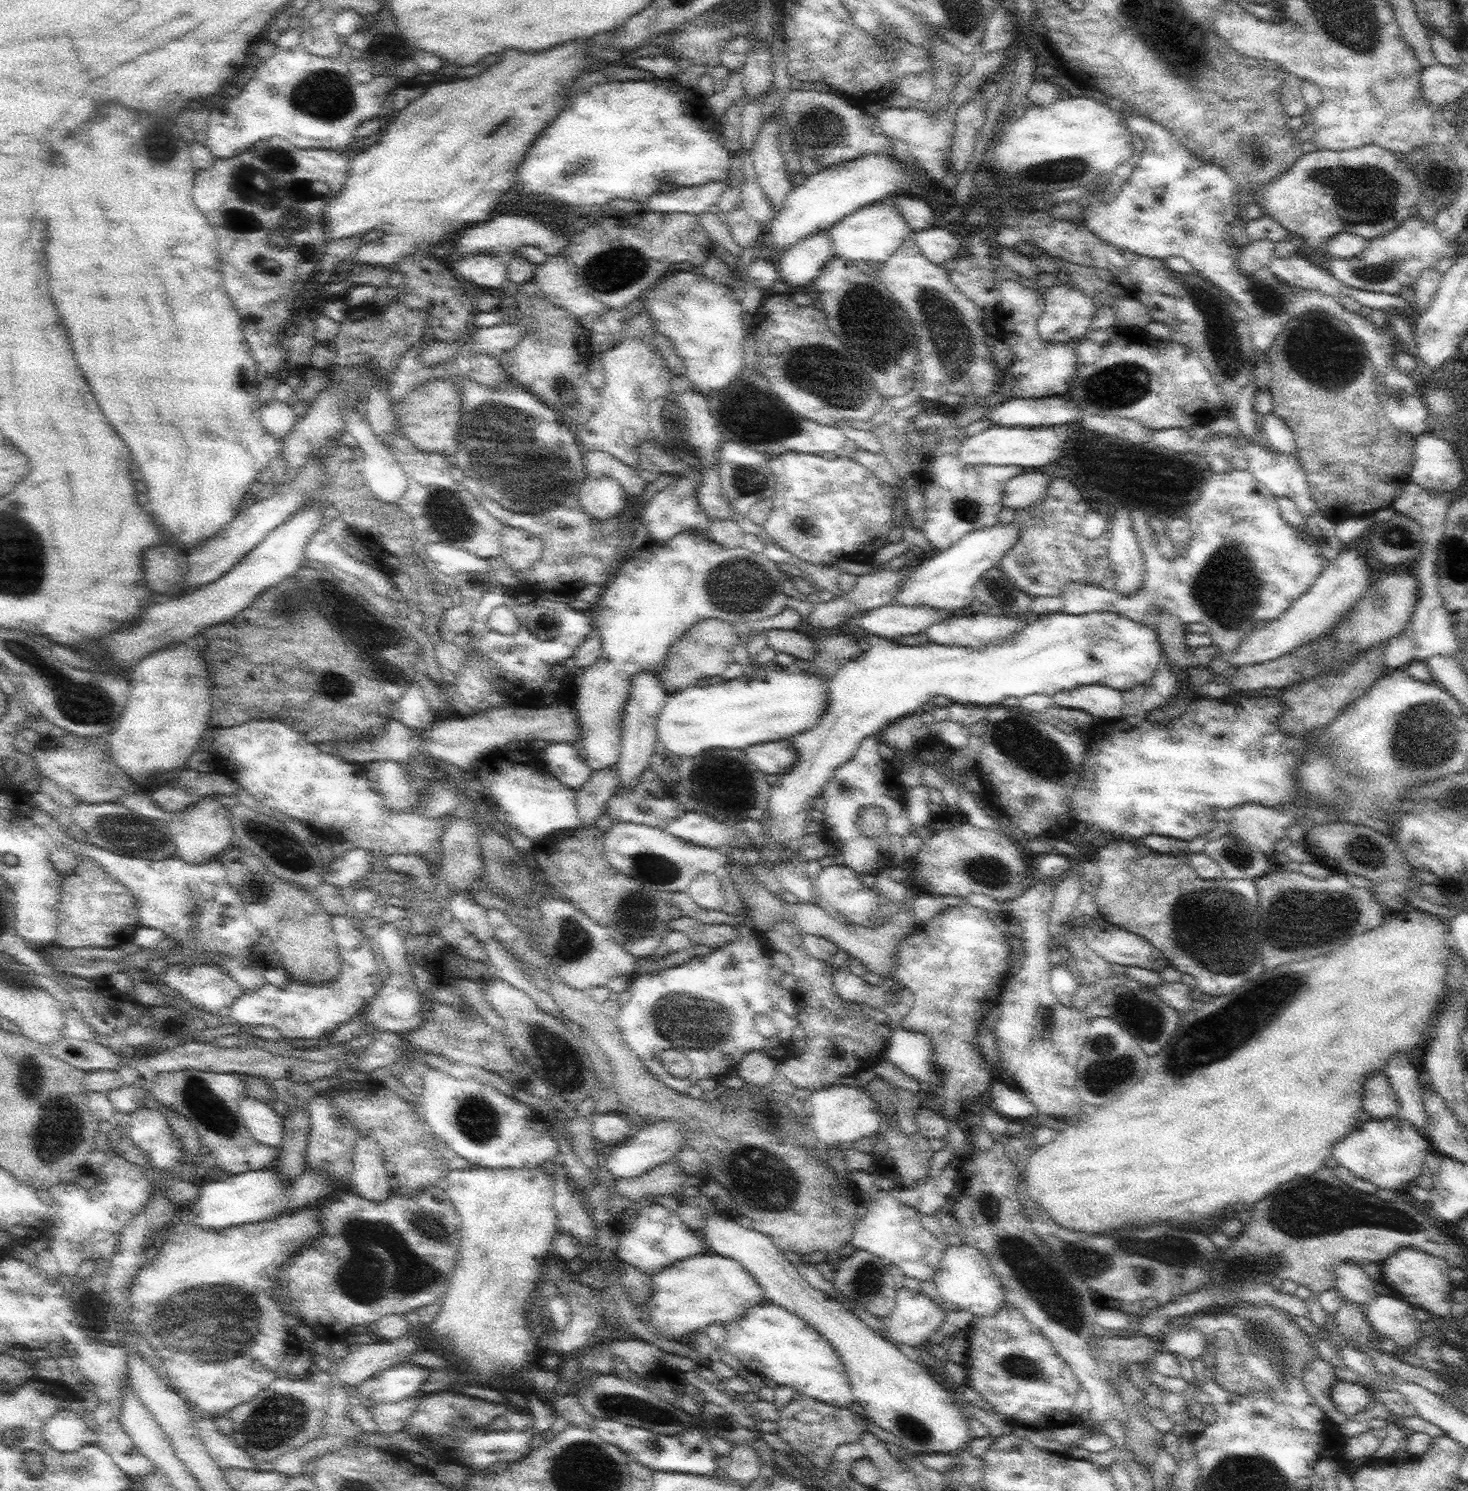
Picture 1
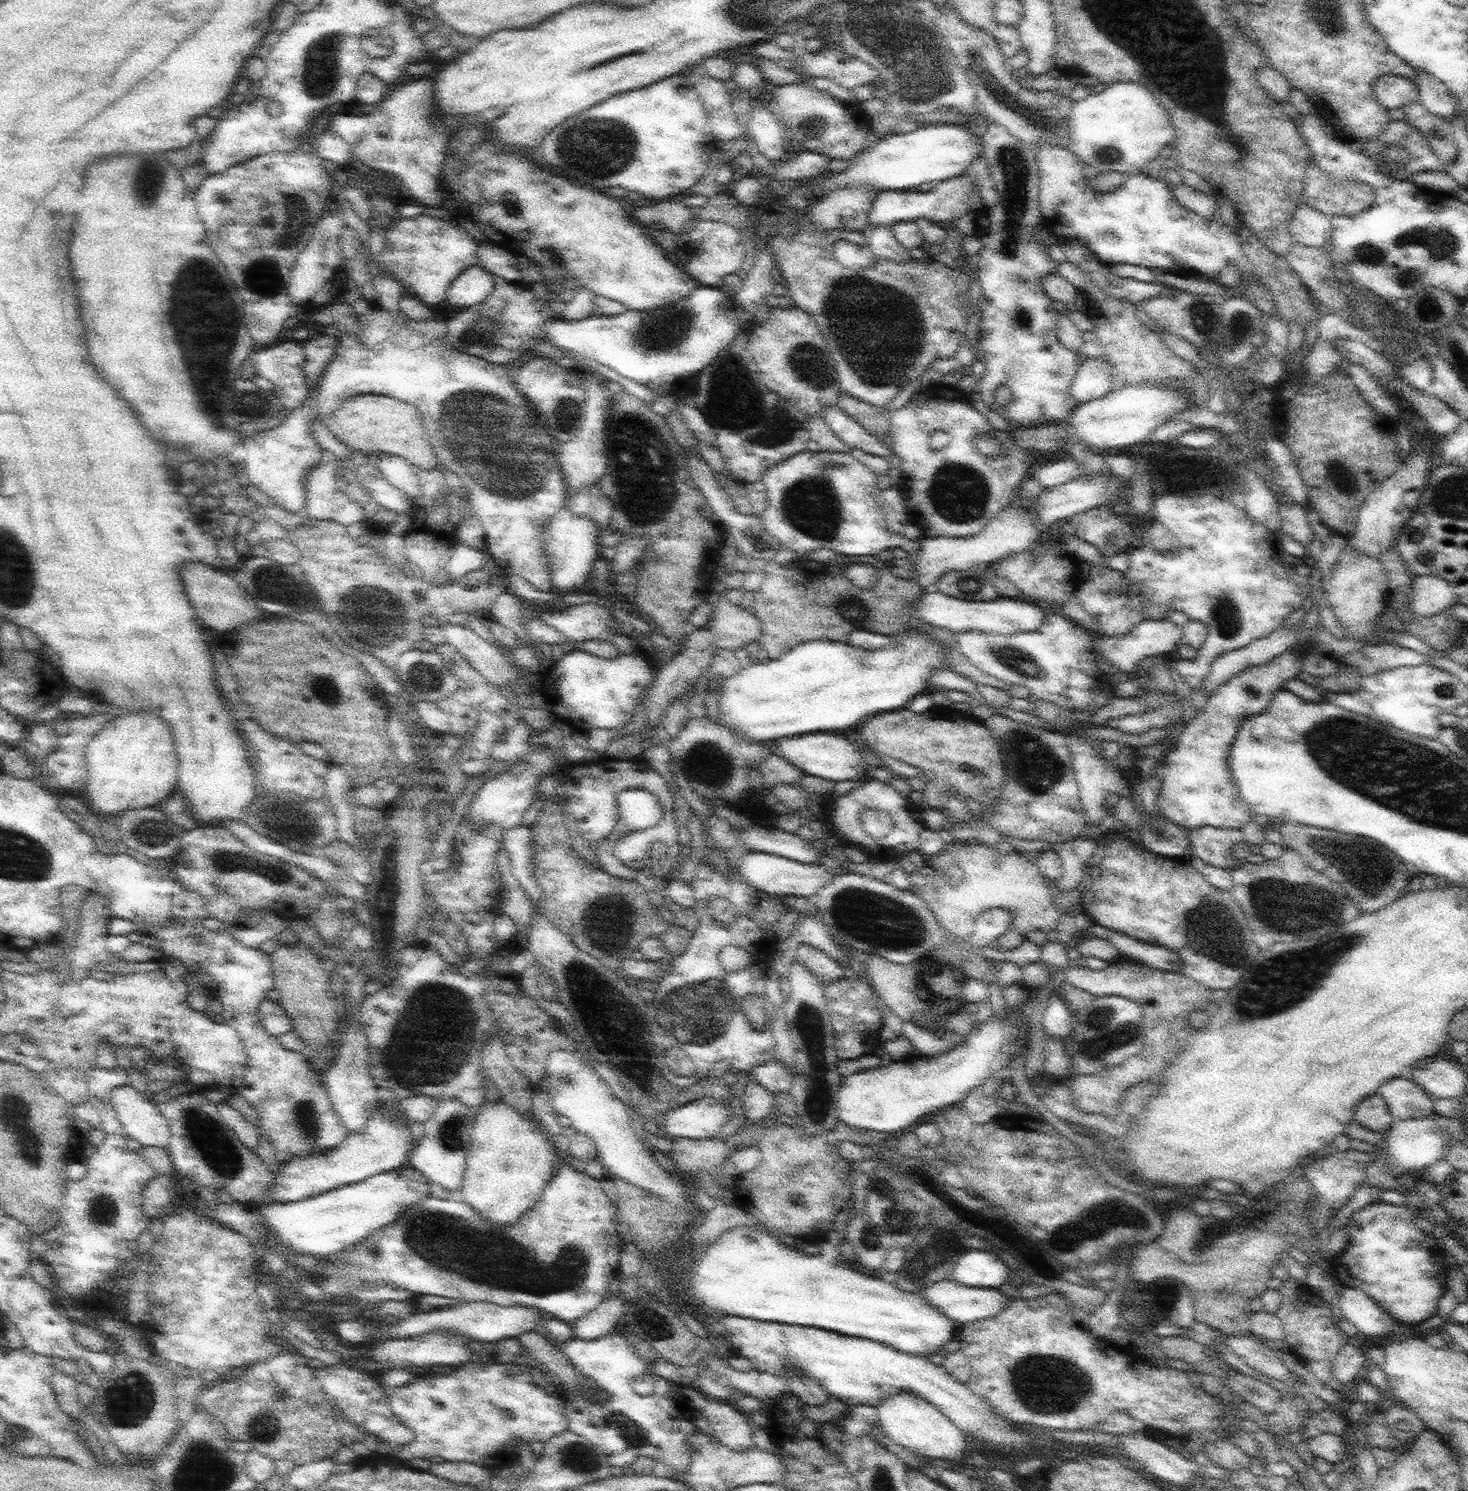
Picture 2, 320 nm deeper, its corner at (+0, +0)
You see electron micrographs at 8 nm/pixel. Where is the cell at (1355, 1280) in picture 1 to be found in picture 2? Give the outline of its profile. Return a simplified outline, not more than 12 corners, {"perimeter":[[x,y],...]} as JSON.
{"perimeter":[[1344,1286],[1341,1314],[1364,1336],[1398,1333],[1396,1319],[1359,1288]]}

